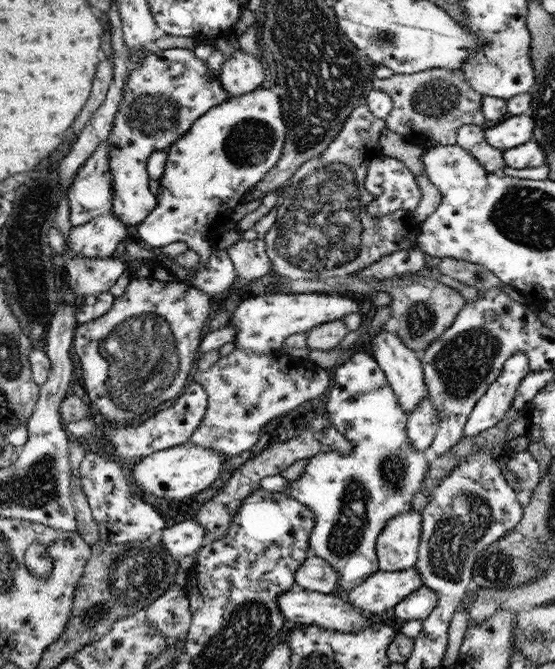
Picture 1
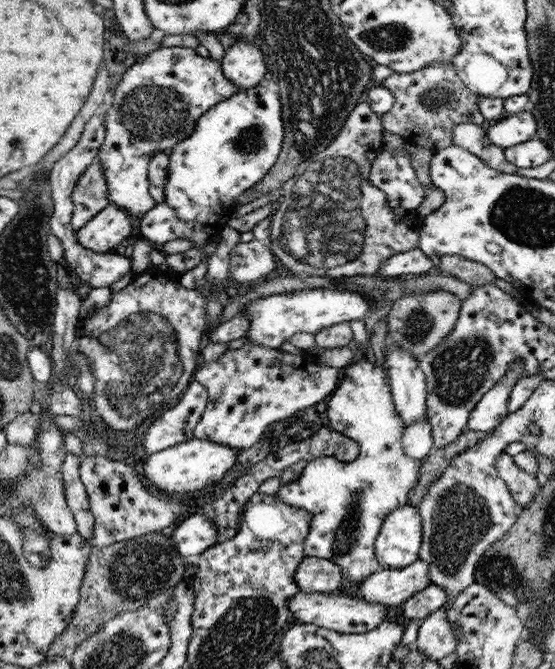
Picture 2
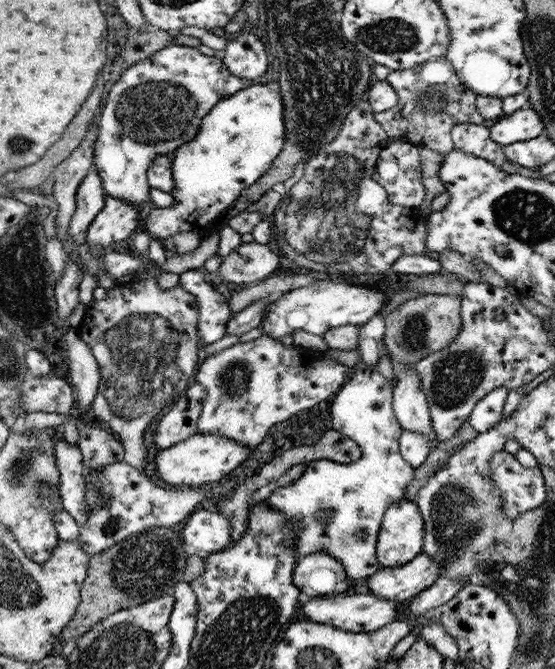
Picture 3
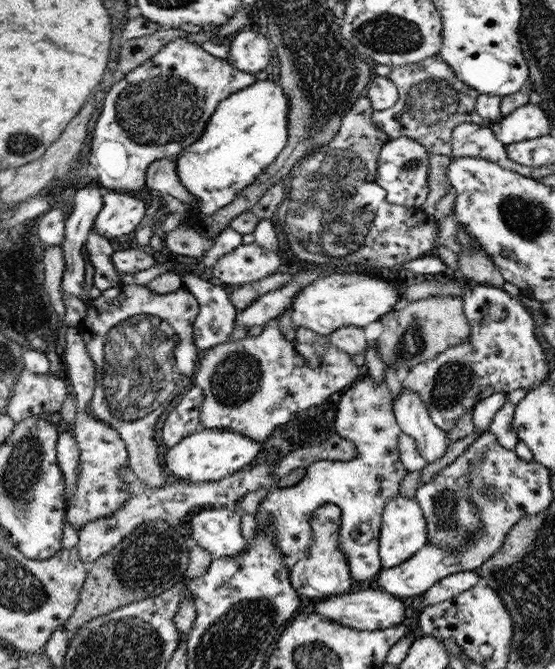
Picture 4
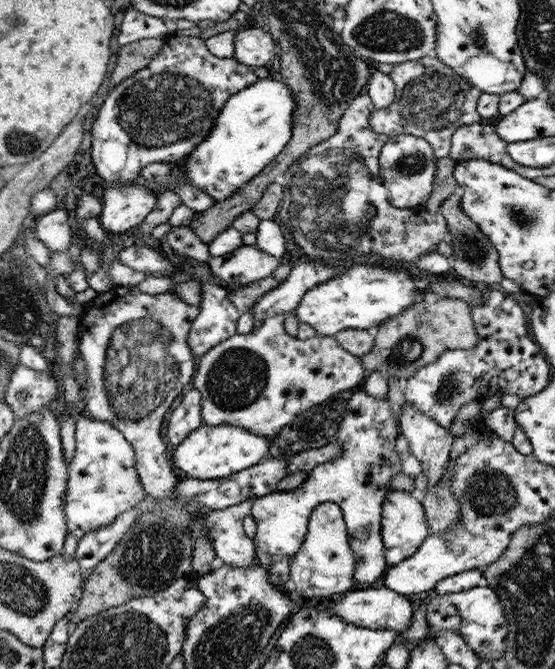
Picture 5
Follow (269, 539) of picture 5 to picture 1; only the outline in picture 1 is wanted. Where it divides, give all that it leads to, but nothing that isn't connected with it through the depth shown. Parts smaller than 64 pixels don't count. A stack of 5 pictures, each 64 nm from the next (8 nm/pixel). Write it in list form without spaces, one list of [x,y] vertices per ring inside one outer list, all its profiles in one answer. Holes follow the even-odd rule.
[[[352,350],[349,352],[349,355],[342,361],[342,364],[339,364],[336,368],[332,369],[334,374],[334,384],[327,390],[325,396],[325,403],[327,408],[327,417],[331,420],[332,426],[337,432],[340,432],[346,439],[352,443],[352,452],[347,455],[341,455],[338,452],[326,452],[318,453],[314,455],[307,464],[305,471],[298,477],[296,480],[289,481],[289,486],[287,486],[284,492],[292,498],[295,498],[298,502],[305,504],[312,512],[315,518],[313,530],[309,536],[309,550],[310,555],[314,557],[321,558],[326,560],[328,564],[331,564],[337,572],[338,575],[338,586],[342,590],[349,592],[350,590],[356,588],[366,581],[371,574],[374,574],[379,570],[379,564],[377,559],[376,552],[376,543],[382,529],[387,525],[387,522],[398,515],[400,512],[412,512],[413,511],[413,498],[414,495],[419,491],[419,488],[422,486],[423,480],[427,475],[427,470],[429,469],[428,458],[424,455],[424,452],[416,452],[412,450],[410,442],[406,440],[406,429],[407,429],[407,420],[408,415],[406,411],[401,408],[399,404],[399,398],[397,394],[392,390],[392,387],[386,379],[386,375],[380,369],[380,366],[376,363],[376,360],[373,358],[372,353],[365,351],[356,351]]]

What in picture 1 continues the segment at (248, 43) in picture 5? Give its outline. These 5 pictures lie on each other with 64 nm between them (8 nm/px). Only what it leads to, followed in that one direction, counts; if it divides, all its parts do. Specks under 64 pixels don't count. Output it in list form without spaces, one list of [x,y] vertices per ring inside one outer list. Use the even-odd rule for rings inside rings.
[[[242,48],[224,59],[219,76],[229,91],[230,99],[252,92],[264,82],[264,67],[259,59]]]

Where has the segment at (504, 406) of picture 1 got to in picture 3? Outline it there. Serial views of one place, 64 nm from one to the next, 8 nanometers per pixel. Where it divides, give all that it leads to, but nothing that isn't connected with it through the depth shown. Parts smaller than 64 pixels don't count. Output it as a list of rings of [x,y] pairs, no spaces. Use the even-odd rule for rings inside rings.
[[[498,387],[486,394],[472,409],[467,421],[478,434],[488,432],[504,416],[503,410],[509,388]]]

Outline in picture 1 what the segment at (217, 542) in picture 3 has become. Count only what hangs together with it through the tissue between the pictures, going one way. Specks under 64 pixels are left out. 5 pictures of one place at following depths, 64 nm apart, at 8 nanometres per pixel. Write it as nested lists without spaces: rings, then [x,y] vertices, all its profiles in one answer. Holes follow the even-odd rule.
[[[194,518],[162,529],[161,544],[175,558],[196,554],[205,542],[205,528]]]

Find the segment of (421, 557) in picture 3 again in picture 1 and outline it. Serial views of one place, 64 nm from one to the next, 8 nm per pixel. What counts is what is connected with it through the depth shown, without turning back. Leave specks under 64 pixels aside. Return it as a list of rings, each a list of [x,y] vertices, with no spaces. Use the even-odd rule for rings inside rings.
[[[415,567],[394,572],[378,570],[348,592],[347,602],[367,614],[383,616],[386,610],[422,587],[422,577]]]

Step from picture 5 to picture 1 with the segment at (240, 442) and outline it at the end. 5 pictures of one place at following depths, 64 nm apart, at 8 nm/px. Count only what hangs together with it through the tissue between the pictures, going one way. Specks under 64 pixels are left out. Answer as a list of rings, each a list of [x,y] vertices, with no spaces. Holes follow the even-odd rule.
[[[190,442],[167,450],[160,450],[136,461],[132,469],[132,478],[143,494],[164,498],[164,500],[180,501],[189,499],[206,490],[219,477],[222,464],[228,460],[221,450],[204,449]]]

